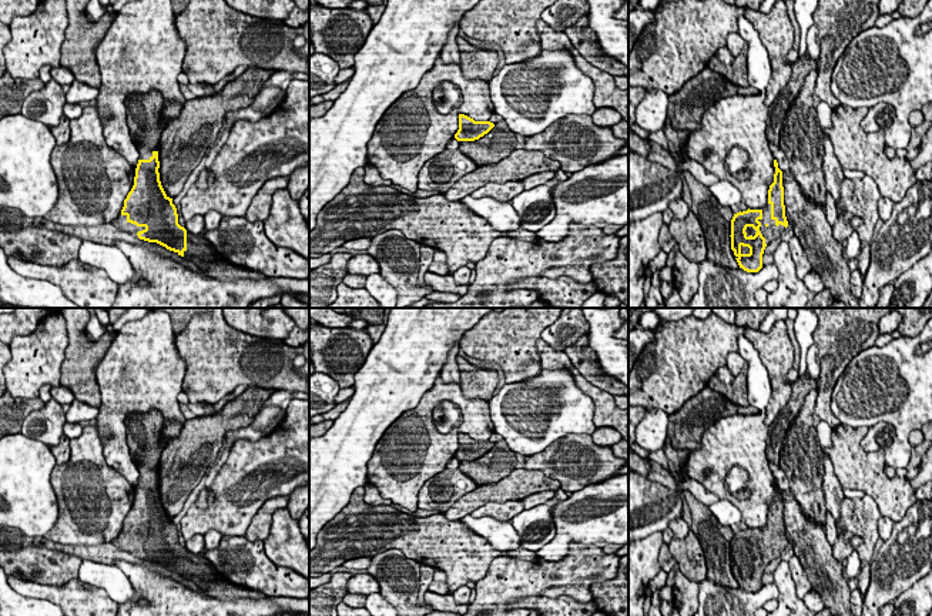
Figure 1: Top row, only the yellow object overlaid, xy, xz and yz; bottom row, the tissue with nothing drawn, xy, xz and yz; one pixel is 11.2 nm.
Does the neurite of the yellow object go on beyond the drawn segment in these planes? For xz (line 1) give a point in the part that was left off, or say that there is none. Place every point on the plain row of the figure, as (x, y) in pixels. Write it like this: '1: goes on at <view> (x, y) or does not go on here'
1: does not go on here

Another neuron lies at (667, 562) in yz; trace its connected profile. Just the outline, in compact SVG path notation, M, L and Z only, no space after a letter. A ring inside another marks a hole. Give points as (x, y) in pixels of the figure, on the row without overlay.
M663 543L660 548L658 563L666 573L668 573L677 565L677 562L674 559L674 556L671 555L667 543Z

